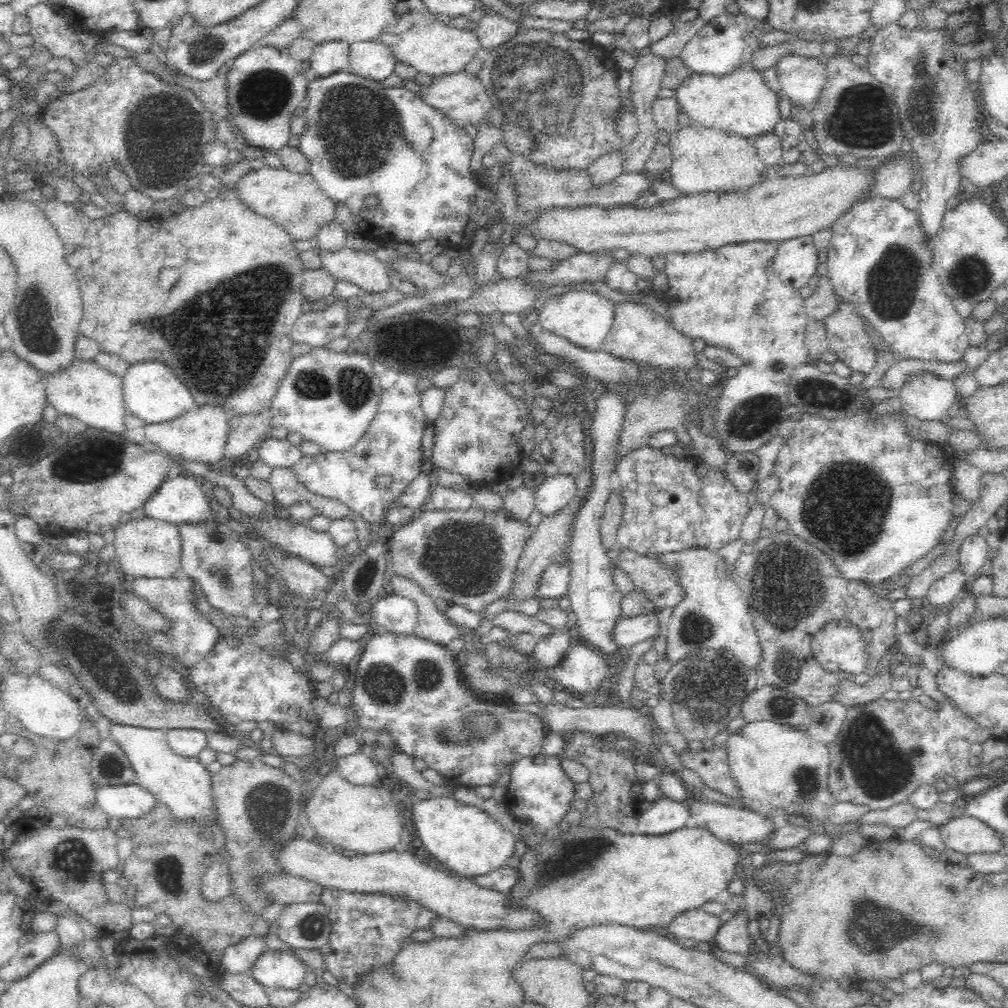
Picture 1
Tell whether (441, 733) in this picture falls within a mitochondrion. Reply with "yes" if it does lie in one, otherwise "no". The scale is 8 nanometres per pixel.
yes

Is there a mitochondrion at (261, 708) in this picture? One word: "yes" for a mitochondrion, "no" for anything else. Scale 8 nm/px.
no

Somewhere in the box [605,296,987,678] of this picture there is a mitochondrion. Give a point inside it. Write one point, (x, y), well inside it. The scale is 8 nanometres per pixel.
(848, 509)

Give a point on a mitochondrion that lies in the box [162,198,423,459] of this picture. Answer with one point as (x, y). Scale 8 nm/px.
(352, 385)

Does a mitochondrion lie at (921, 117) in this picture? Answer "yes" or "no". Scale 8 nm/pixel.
yes

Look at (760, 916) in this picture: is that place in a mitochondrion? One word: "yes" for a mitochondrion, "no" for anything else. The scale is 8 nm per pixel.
no

